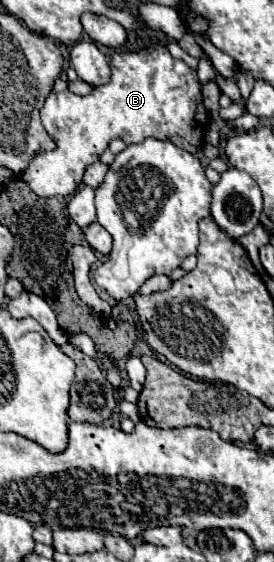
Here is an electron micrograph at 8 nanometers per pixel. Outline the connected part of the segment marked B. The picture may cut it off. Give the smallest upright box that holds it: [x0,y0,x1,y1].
[22,43,208,198]

